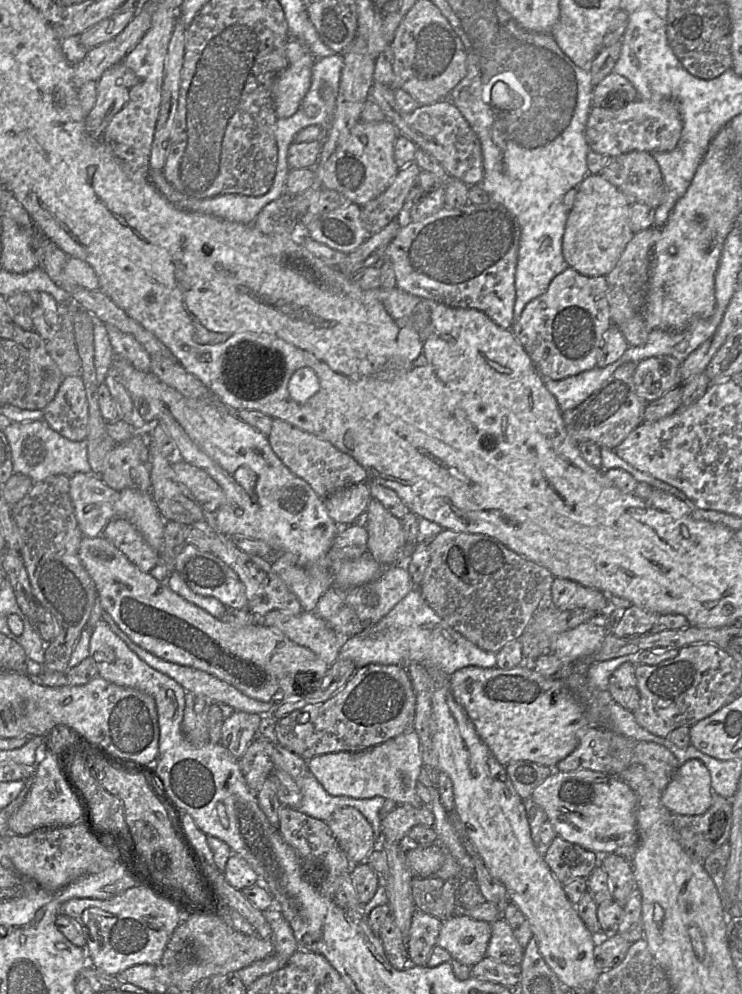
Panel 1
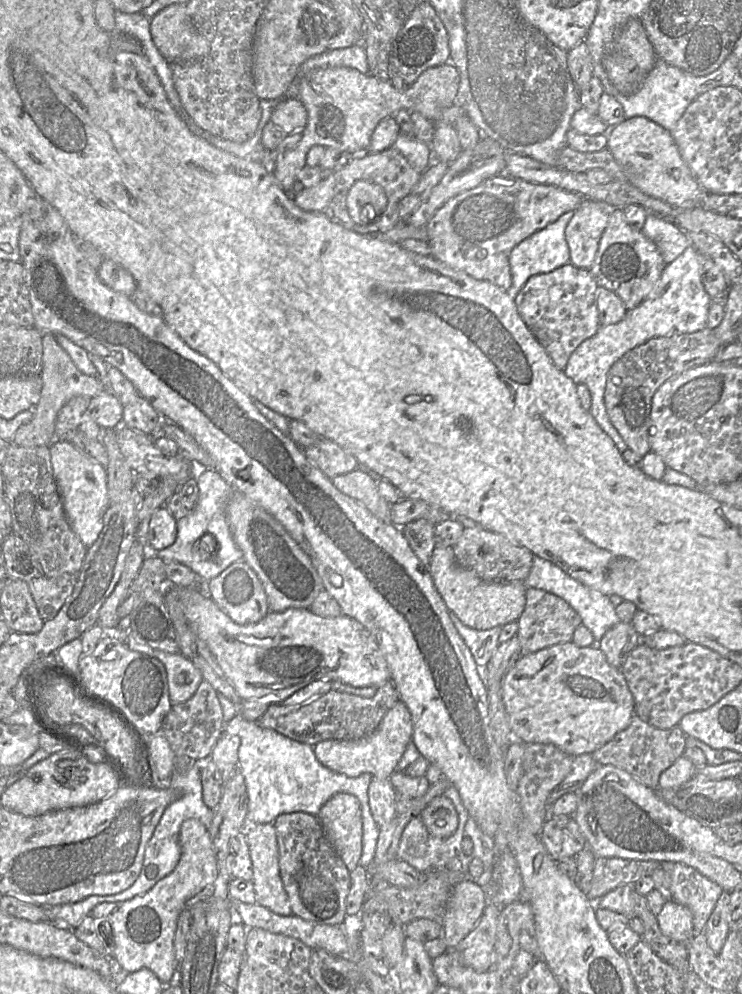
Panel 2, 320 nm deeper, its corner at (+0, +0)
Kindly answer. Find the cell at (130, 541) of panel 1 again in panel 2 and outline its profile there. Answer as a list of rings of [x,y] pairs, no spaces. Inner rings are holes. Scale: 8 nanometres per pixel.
[[[165,506],[158,509],[149,522],[148,552],[157,552],[171,546],[177,537],[177,520]]]

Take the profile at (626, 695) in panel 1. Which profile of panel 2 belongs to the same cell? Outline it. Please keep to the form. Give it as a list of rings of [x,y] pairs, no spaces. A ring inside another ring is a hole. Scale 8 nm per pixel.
[[[619,621],[603,636],[599,649],[611,666],[621,669],[629,654],[642,643],[641,639],[631,622]]]

